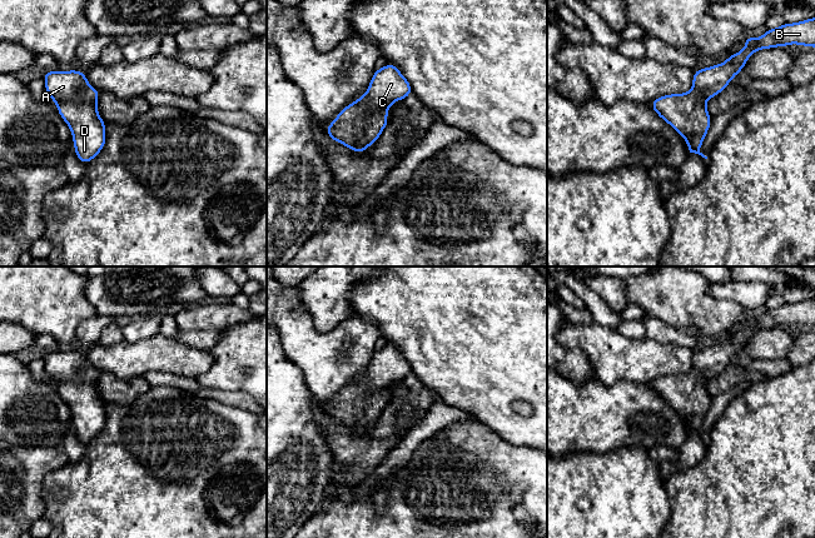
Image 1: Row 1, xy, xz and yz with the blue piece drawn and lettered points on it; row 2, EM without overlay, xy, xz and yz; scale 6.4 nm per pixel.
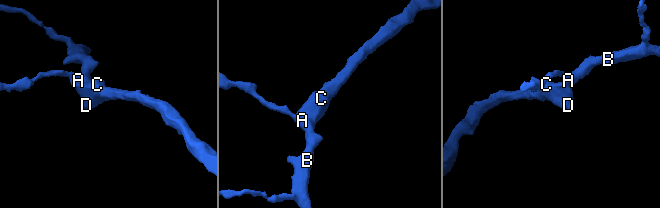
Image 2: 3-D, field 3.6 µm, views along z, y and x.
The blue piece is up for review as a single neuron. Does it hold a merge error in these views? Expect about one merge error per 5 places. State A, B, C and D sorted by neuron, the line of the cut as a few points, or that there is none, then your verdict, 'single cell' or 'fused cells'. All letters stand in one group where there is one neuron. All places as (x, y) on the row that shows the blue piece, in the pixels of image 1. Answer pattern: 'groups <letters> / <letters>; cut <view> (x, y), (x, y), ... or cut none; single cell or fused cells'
groups A B C D; cut none; single cell

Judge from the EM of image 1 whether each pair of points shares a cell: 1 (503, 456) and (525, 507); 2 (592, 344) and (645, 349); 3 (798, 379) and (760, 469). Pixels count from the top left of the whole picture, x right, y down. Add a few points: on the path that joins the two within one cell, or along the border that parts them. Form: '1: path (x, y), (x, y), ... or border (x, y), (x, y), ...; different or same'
1: path (516, 468), (528, 481), (528, 494); same
2: path (605, 347), (607, 349), (632, 349); same
3: path (798, 402), (798, 432), (783, 447); same

